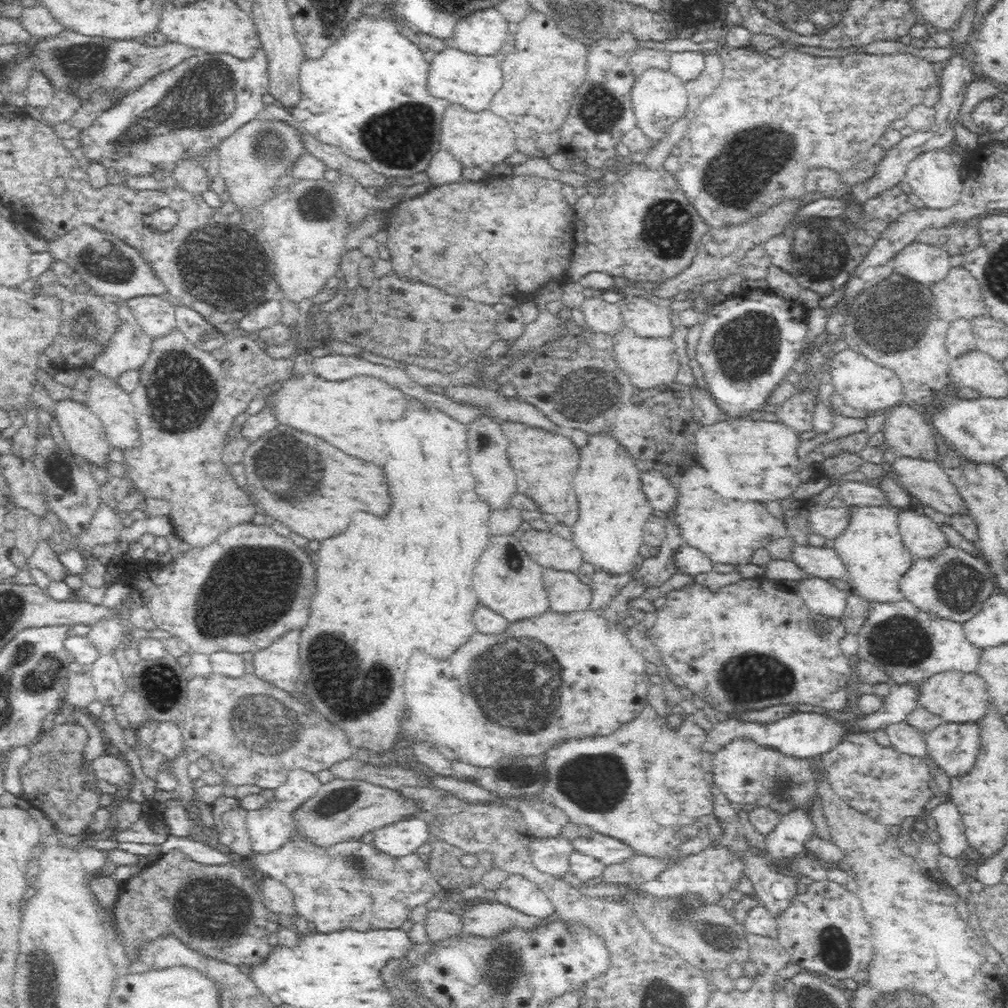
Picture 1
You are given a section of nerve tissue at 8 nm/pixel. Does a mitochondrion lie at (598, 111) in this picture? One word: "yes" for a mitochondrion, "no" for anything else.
yes

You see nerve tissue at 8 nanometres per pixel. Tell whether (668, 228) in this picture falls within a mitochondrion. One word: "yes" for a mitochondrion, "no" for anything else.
yes

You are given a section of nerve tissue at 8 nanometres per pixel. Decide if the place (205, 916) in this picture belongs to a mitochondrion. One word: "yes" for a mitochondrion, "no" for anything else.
yes

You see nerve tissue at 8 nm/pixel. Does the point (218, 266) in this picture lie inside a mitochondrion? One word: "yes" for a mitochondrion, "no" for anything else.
yes

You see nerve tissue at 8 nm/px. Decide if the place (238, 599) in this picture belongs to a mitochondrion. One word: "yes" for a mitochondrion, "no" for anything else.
yes

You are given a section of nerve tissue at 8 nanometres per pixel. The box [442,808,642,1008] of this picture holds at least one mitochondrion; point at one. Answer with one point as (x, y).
(499, 973)

